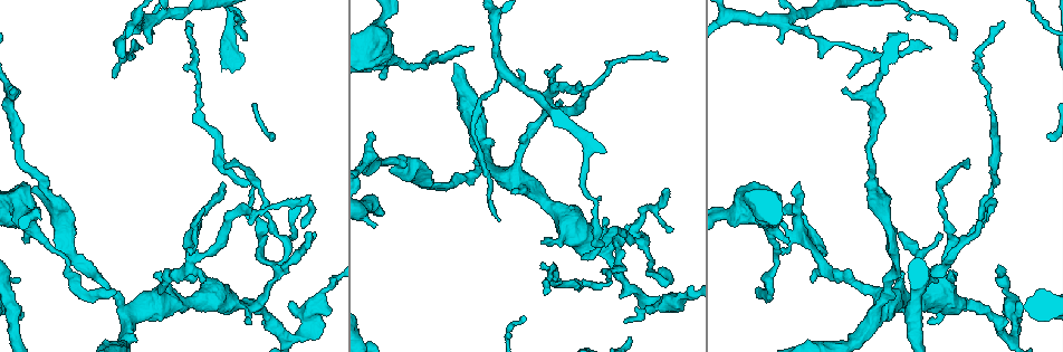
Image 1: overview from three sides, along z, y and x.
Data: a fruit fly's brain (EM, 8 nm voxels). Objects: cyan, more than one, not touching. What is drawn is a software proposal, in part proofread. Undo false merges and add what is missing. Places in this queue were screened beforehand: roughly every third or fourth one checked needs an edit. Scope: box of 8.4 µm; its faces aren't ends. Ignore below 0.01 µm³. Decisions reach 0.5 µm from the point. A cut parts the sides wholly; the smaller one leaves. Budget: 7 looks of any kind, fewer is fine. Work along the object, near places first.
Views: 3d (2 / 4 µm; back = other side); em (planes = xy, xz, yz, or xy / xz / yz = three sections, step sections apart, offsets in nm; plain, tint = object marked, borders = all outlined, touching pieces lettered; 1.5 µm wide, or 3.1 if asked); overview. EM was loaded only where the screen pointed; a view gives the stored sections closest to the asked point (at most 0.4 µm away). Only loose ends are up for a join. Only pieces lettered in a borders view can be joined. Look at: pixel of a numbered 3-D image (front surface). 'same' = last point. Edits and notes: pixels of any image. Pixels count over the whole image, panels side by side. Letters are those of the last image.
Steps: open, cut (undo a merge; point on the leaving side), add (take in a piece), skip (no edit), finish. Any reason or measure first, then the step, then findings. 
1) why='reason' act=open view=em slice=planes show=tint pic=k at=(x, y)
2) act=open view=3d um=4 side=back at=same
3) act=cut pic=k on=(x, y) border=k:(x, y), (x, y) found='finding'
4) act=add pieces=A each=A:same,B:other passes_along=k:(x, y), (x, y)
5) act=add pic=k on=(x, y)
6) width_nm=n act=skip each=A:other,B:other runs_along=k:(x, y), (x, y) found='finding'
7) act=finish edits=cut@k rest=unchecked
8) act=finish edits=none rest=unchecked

why='stops while still wide' act=open view=3d um=4 pic=1 at=(376, 224)

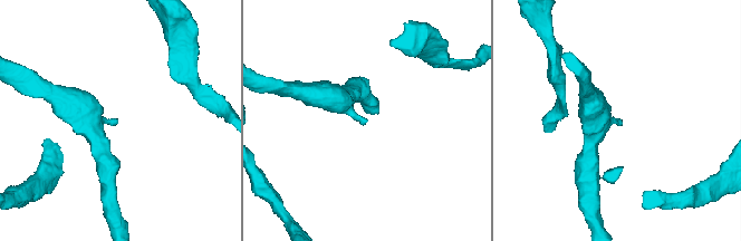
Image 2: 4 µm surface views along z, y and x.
act=open view=em slice=yz step=8 show=tint pic=2 at=(622, 125)

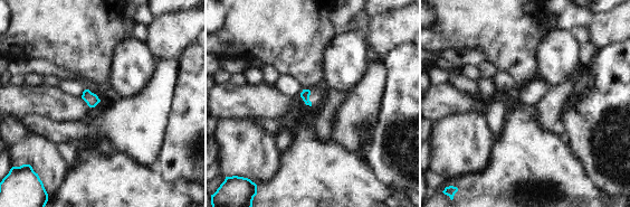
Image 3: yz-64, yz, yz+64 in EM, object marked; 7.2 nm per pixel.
act=open view=em slice=planes show=borders at=same

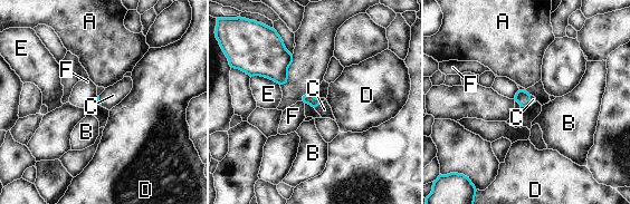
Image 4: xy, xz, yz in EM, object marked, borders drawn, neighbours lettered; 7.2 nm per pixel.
act=add pieces=C each=A:other,B:other,C:same,D:other,E:other,F:other passes_along=4:(309, 99), (317, 105), (324, 109) found='the neuron continues'

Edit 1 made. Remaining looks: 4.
why='branch stops here' act=open view=3d um=4 pic=1 at=(757, 291)

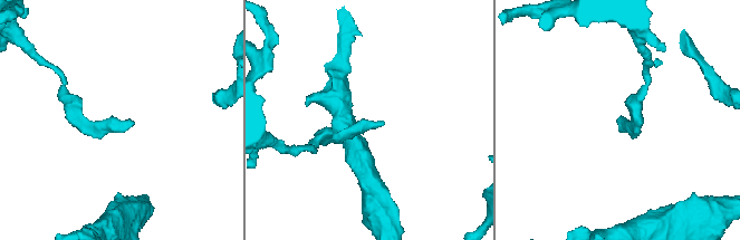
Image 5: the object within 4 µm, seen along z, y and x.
why='now the EM' act=open view=em slice=planes show=borders pic=5 at=(621, 121)

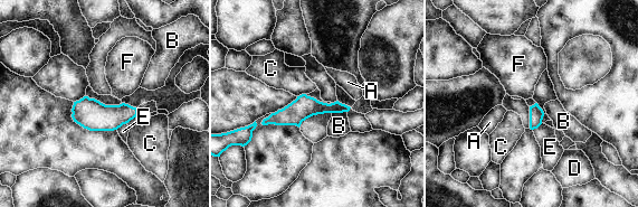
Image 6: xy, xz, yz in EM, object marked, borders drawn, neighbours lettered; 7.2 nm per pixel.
longest_contact=B:110nm act=skip each=A:other,B:other,C:other,D:other,E:other,F:other runs_along=6:(345, 109), (302, 107), (265, 122) found='none of them fits'

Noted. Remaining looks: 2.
why='free end' act=open view=3d um=4 pic=1 at=(583, 90)

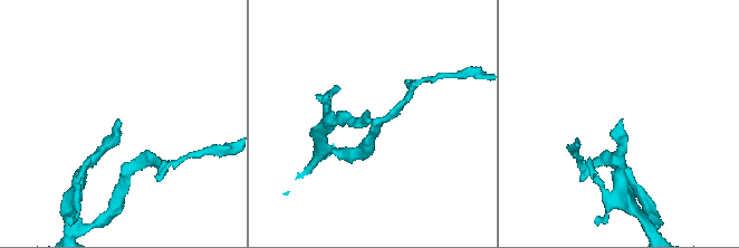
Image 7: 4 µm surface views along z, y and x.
why='need the tissue' act=open view=em slice=yz step=8 show=borders pic=7 at=(119, 122)

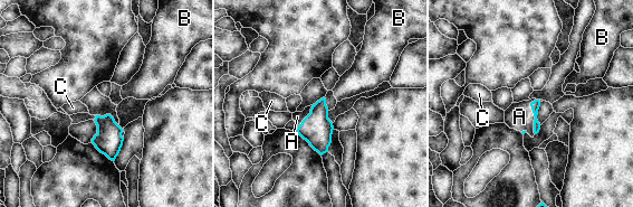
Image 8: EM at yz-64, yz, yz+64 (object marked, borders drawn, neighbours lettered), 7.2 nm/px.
act=add pieces=A each=A:same,B:other,C:other passes_along=8:(535, 105), (534, 115), (519, 116) found='the neuron continues'

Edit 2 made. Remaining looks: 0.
act=finish edits=add@4,add@8 rest=unchecked

